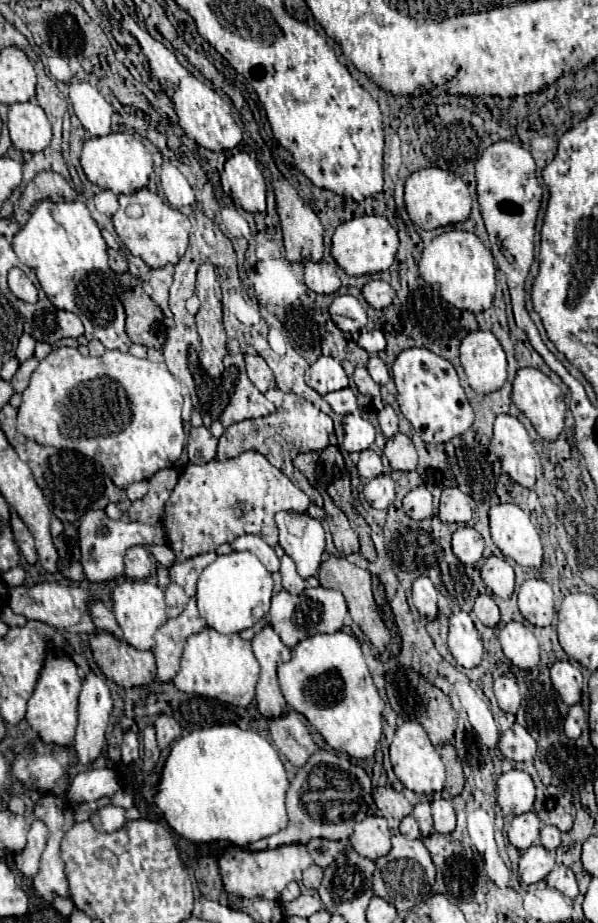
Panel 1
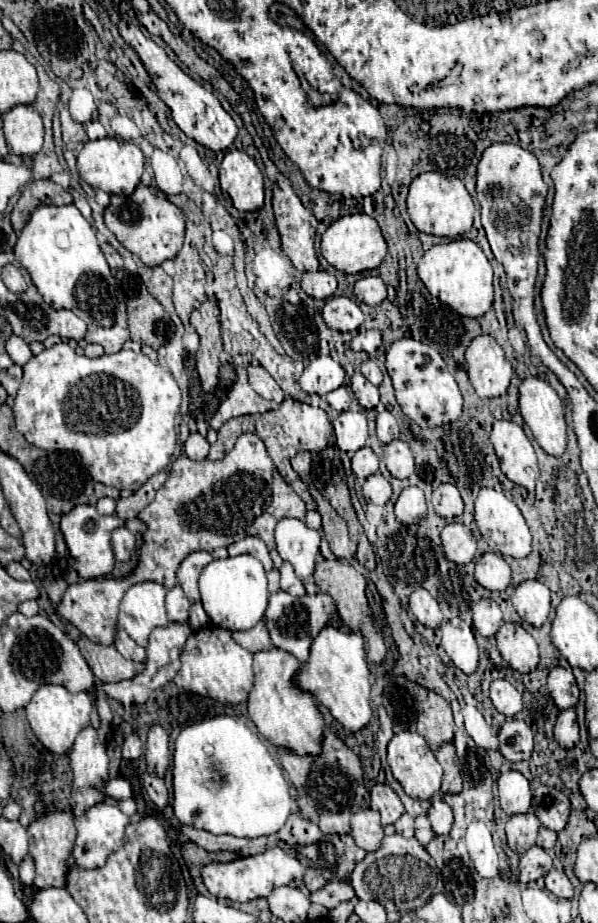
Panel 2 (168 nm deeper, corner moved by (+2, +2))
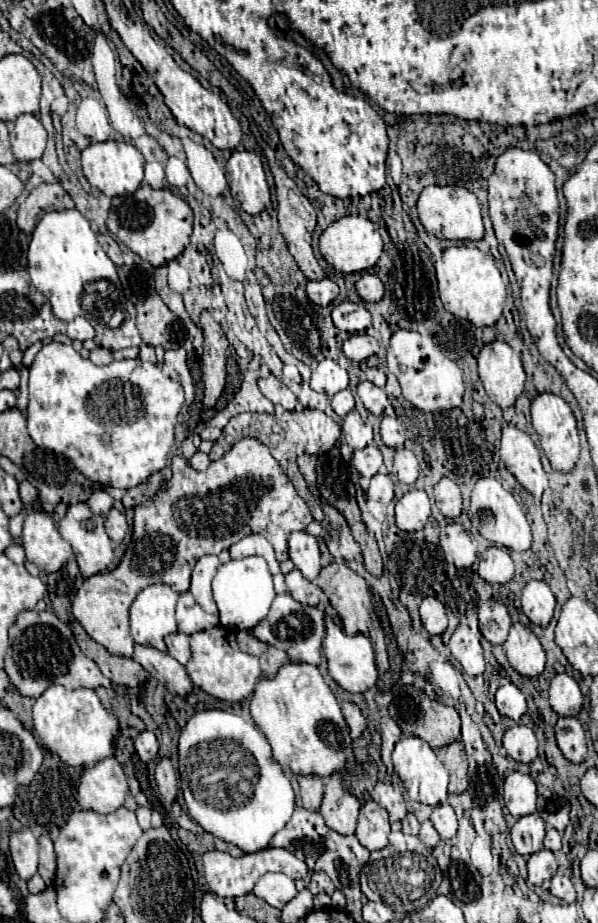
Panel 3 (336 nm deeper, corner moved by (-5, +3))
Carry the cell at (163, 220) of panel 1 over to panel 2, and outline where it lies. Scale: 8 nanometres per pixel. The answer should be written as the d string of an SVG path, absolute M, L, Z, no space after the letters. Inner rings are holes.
M139 185L133 195L111 195L111 205L105 209L105 225L115 233L119 243L137 255L147 267L157 267L167 259L173 259L183 247L185 237L185 217L179 207L175 207L165 197L153 193L153 189Z

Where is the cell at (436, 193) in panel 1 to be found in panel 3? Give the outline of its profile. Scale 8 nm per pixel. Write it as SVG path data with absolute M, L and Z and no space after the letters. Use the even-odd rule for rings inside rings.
M428 186L422 190L418 200L418 216L422 226L432 232L436 238L444 240L482 240L484 238L484 226L482 226L482 214L480 214L480 202L478 198L460 186Z

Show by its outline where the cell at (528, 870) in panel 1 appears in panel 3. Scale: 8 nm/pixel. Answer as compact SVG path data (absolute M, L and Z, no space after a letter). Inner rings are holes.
M540 850L532 856L528 856L528 884L530 886L542 886L546 880L550 880L556 874L556 858L550 850Z

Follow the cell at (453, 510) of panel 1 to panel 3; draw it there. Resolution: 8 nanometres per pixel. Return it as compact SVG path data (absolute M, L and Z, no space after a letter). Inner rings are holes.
M442 478L436 486L434 486L434 498L436 498L436 506L438 510L446 516L446 518L458 518L462 512L462 496L460 496L460 488L456 482L452 482L450 478Z

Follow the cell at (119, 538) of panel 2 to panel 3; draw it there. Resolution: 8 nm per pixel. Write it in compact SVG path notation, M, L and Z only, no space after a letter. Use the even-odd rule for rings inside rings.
M112 508L112 510L106 514L104 526L106 526L106 534L108 534L116 544L122 542L122 540L124 540L124 534L128 532L128 522L126 522L124 514L118 512L116 508Z

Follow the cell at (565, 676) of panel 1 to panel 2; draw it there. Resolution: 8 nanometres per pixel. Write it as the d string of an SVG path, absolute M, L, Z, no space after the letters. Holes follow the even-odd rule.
M555 667L549 671L547 687L549 687L549 693L559 709L575 707L575 703L579 701L577 681L575 681L573 673L565 667Z

